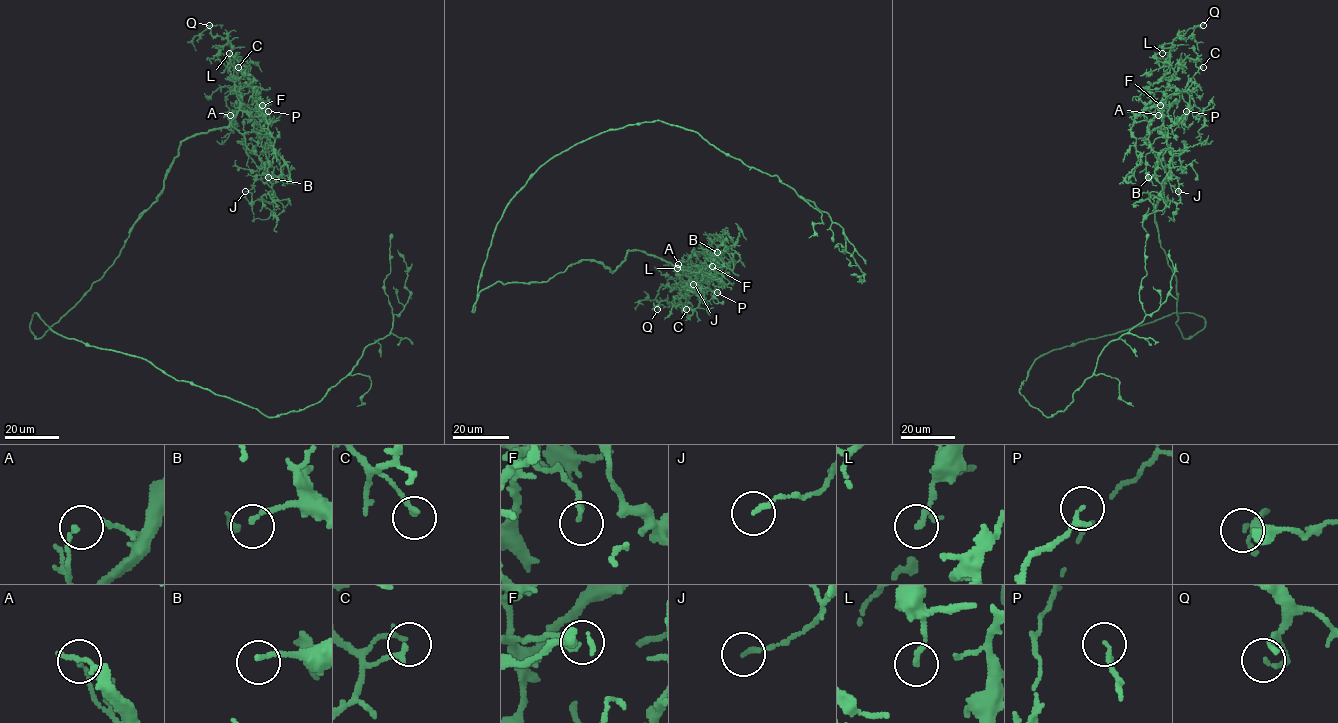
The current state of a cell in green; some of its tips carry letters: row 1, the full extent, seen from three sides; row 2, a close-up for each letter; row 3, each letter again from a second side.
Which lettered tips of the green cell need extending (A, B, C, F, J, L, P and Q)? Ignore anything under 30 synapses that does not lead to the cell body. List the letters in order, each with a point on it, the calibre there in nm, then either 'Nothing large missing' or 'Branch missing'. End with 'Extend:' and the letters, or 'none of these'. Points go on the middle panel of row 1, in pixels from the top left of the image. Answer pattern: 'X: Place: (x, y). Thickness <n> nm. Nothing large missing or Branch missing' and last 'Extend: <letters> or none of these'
A: Place: (678, 264). Thickness 140 nm. Nothing large missing
B: Place: (717, 252). Thickness 160 nm. Nothing large missing
C: Place: (686, 309). Thickness 190 nm. Nothing large missing
F: Place: (712, 266). Thickness 150 nm. Nothing large missing
J: Place: (693, 284). Thickness 160 nm. Nothing large missing
L: Place: (677, 268). Thickness 170 nm. Nothing large missing
P: Place: (717, 292). Thickness 140 nm. Nothing large missing
Q: Place: (657, 309). Thickness 130 nm. Nothing large missing
Extend: none of these

